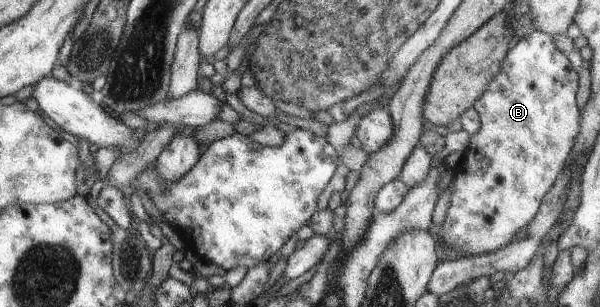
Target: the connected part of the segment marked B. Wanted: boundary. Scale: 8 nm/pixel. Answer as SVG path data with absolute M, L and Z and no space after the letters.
M532 30L532 32L528 33L524 38L513 41L510 48L506 51L504 58L501 60L498 72L488 83L485 91L474 101L473 107L479 114L479 127L475 133L469 136L470 144L467 145L470 146L470 150L472 150L474 154L480 154L480 158L486 160L488 168L494 168L494 170L490 170L490 174L494 174L494 180L496 180L496 182L470 182L470 180L466 180L466 182L460 182L459 185L454 182L449 188L449 203L446 207L439 232L443 242L450 251L455 250L455 252L459 253L462 257L473 257L484 253L491 253L512 242L512 236L516 234L516 230L520 230L522 226L526 226L529 223L529 220L532 220L532 217L538 210L542 196L544 196L544 193L552 186L556 175L565 166L569 158L569 152L572 150L574 144L574 137L578 132L579 112L574 99L577 88L576 73L577 71L570 65L568 57L556 48L552 36L549 34Z

